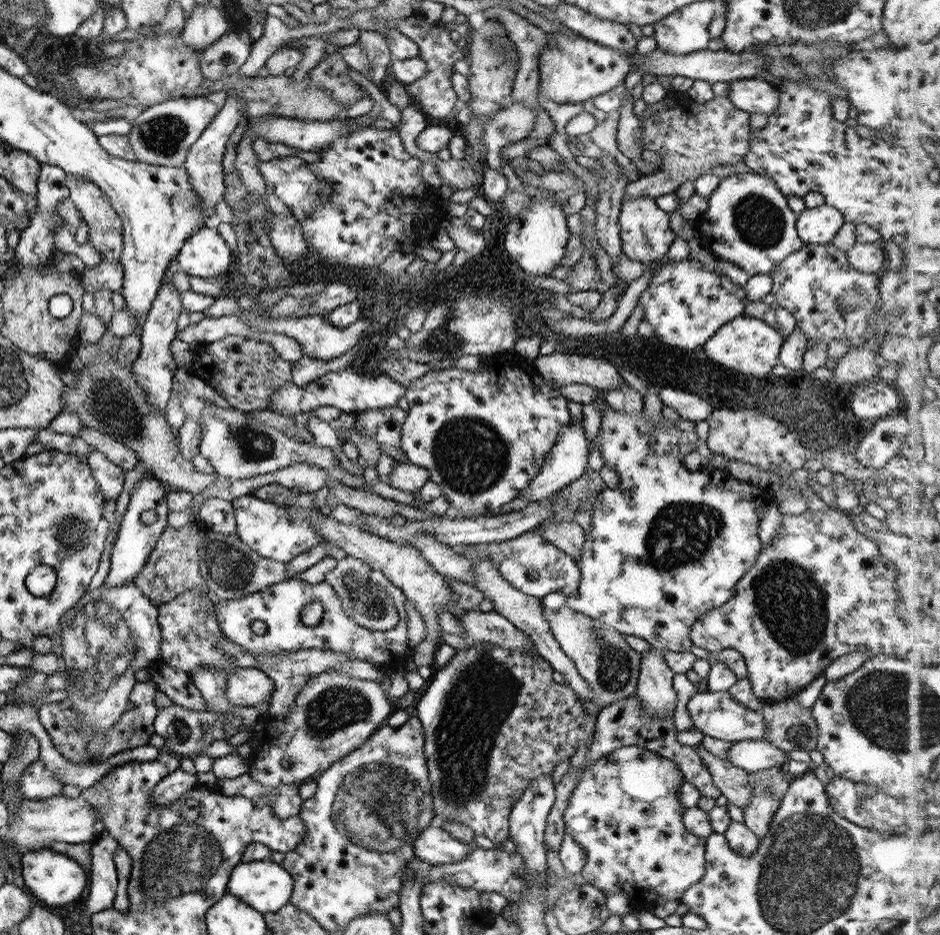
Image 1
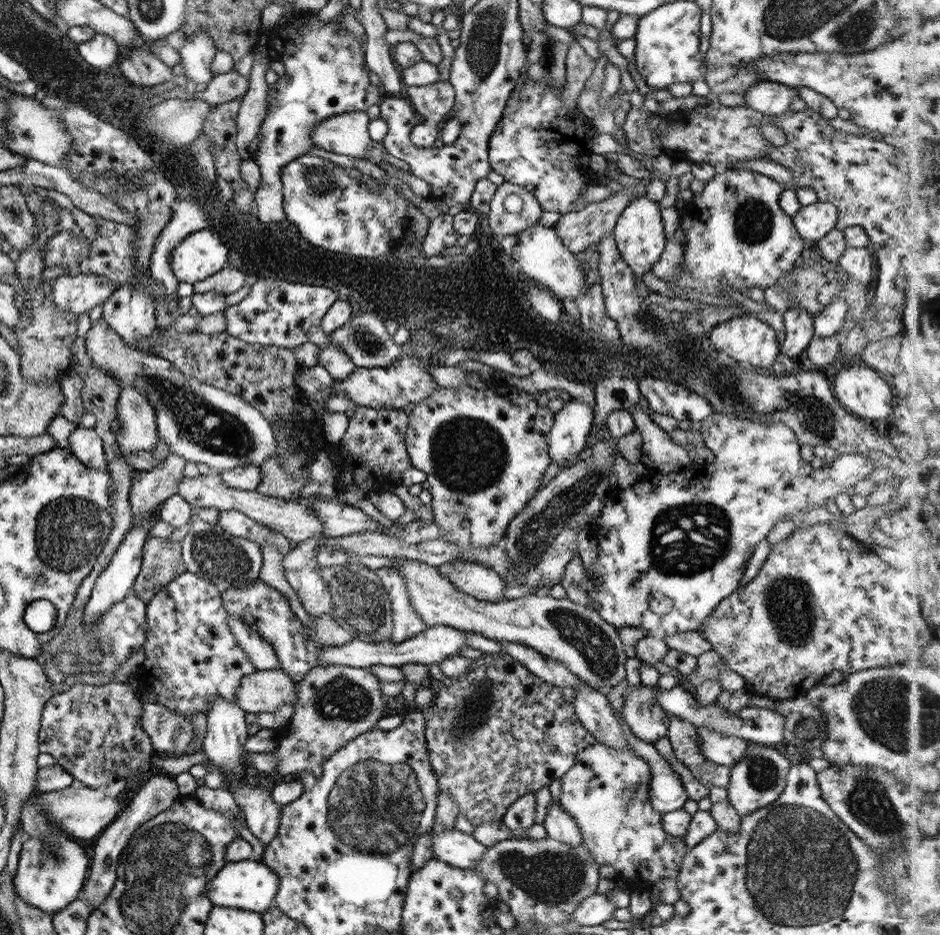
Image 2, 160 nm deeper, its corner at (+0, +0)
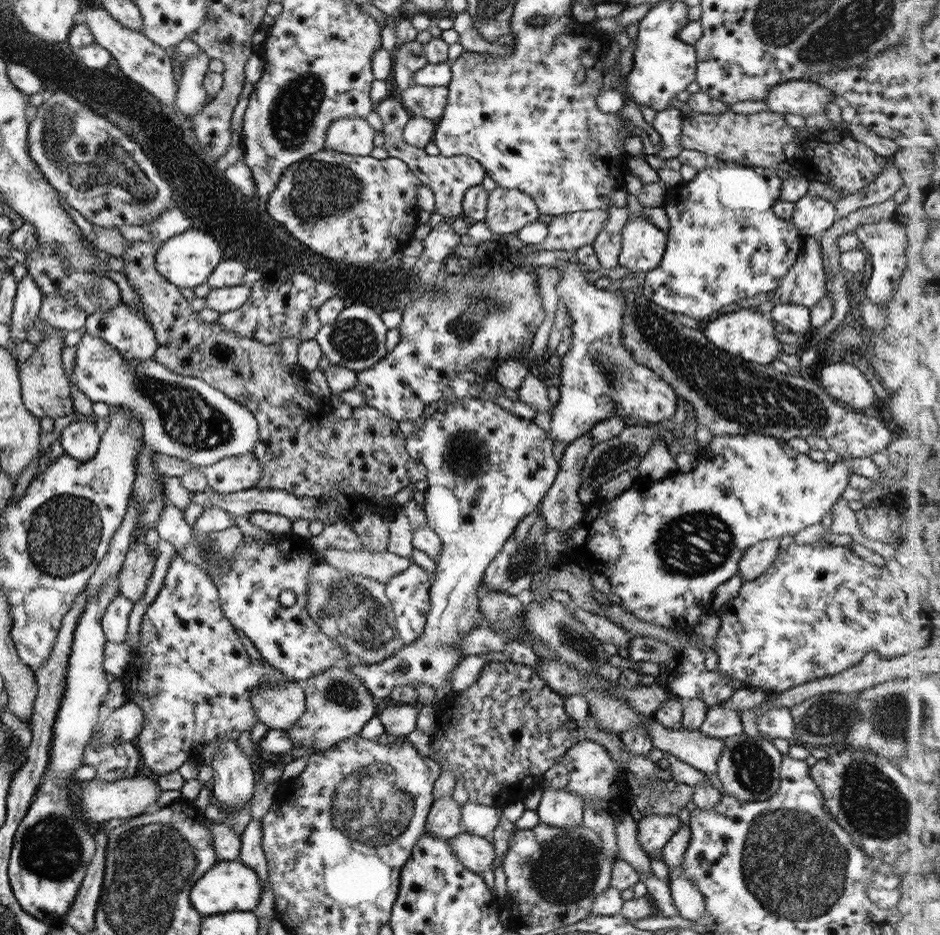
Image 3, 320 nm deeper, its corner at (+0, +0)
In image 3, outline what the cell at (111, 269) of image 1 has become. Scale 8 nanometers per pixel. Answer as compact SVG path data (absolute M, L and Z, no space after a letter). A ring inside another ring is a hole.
M69 294L43 297L37 322L59 331L74 331L84 326L87 314L77 307L75 297Z

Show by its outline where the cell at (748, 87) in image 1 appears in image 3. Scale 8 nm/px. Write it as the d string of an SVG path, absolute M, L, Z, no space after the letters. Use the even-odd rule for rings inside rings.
M794 80L776 84L767 91L763 103L771 112L811 116L821 114L830 102L839 102L825 87L811 81Z

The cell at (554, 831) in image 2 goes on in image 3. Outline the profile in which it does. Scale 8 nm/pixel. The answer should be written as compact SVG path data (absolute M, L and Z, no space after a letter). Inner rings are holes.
M541 789L538 806L534 809L539 823L557 828L581 826L582 804L577 793L567 790Z

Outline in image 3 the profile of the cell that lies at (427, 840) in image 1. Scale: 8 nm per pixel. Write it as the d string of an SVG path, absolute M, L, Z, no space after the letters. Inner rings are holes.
M461 833L449 838L450 847L457 860L470 872L480 875L494 868L498 855L492 843L471 833Z

